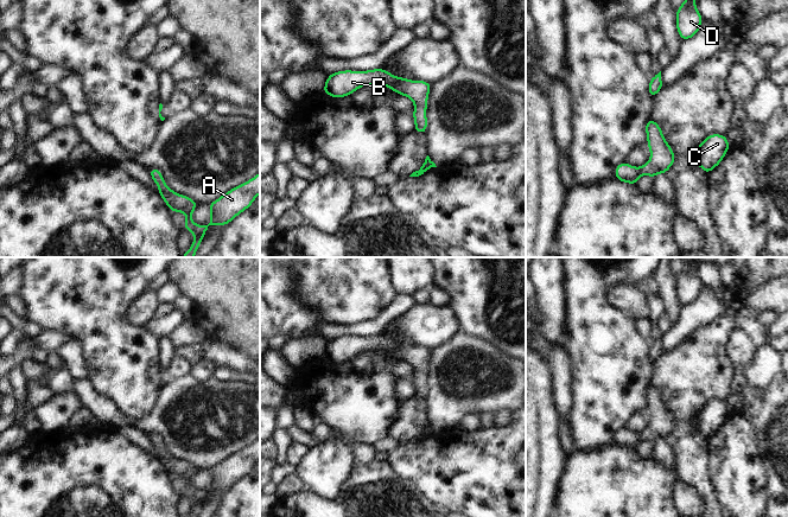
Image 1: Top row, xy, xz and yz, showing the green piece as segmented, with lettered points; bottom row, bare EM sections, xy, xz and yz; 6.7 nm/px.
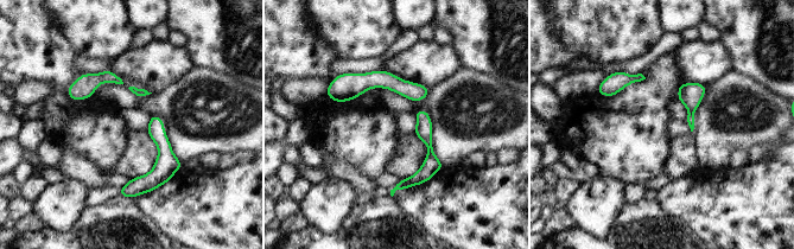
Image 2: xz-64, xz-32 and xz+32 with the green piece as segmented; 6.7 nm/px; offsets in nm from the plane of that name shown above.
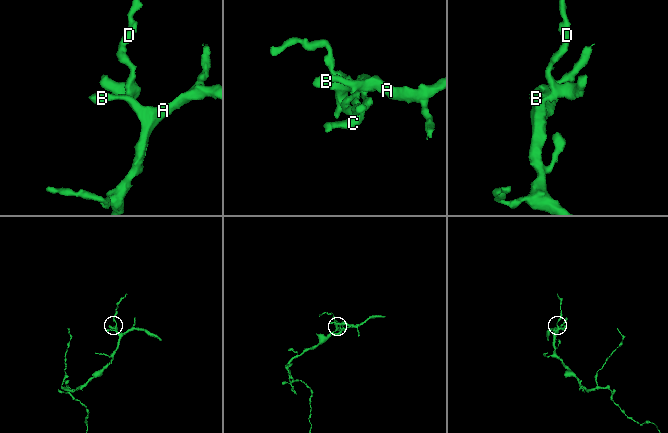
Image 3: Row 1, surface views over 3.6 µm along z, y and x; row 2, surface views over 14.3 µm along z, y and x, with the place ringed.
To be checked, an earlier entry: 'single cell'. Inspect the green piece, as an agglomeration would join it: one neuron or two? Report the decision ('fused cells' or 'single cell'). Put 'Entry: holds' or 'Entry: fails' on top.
Entry: holds
single cell

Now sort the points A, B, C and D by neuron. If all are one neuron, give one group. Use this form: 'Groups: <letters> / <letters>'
Groups: A B C D.

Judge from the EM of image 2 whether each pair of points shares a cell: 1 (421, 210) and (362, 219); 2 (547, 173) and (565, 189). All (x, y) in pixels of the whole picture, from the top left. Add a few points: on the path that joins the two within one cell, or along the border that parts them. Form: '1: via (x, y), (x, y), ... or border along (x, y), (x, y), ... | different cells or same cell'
1: border along (393, 196), (396, 205), (412, 217), (424, 231) | different cells
2: border along (558, 178), (554, 185), (556, 202) | different cells

